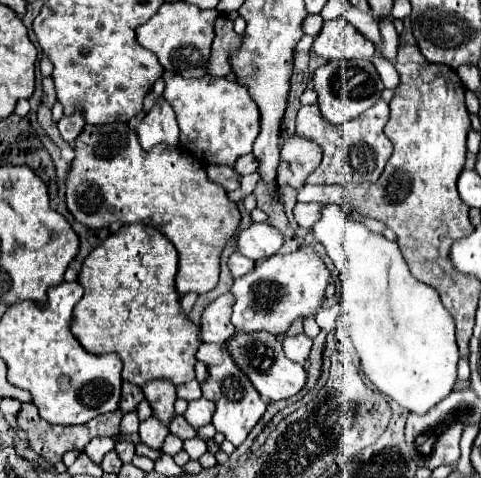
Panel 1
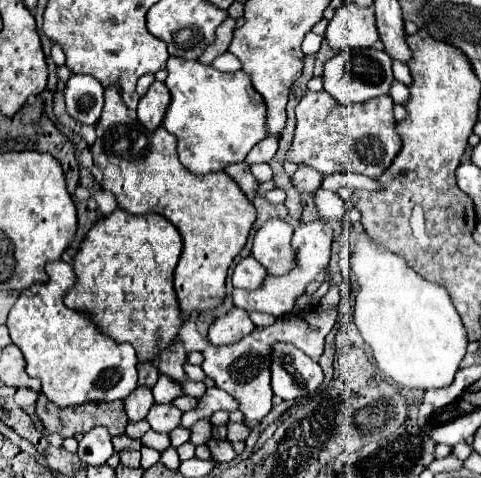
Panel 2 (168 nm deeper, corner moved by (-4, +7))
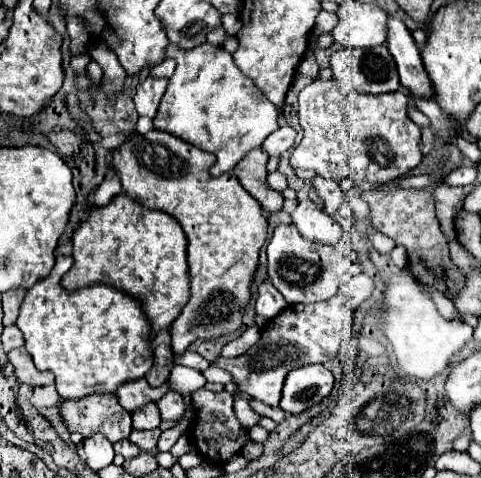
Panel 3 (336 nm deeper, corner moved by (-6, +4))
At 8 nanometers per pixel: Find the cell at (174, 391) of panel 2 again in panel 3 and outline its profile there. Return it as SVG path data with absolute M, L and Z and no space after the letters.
M174 365L172 371L170 371L170 377L166 381L170 385L170 391L182 395L182 397L188 397L192 395L194 391L202 389L206 385L206 379L200 371L196 369L190 369L190 367L184 367L184 365Z

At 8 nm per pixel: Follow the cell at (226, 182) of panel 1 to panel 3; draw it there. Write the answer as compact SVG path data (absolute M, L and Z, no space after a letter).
M256 149L248 153L232 169L232 173L238 177L242 187L262 205L264 213L274 213L282 209L282 195L270 189L266 183L266 161L268 161L268 155L262 153L262 149Z

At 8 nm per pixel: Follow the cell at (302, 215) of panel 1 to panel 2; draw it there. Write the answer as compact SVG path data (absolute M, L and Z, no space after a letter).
M320 188L314 194L314 202L316 202L316 208L318 208L322 220L344 220L346 218L348 204L340 198L338 192L330 192L330 190Z

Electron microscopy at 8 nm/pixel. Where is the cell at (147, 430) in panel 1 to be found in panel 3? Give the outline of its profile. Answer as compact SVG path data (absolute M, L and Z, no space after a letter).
M166 393L156 405L160 409L160 419L162 421L178 421L178 419L182 419L182 415L186 411L184 399L176 393Z

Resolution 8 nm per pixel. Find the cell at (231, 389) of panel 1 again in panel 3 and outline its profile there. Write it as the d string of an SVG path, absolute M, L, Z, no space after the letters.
M356 275L348 285L340 287L334 299L310 303L310 305L290 305L276 319L268 321L262 329L260 343L252 345L248 353L238 355L236 359L216 357L212 365L228 371L238 389L252 399L258 399L270 407L276 407L282 393L284 377L290 369L310 365L310 363L328 363L338 355L340 343L344 341L344 303L356 303L356 309L372 295L374 283L366 275Z

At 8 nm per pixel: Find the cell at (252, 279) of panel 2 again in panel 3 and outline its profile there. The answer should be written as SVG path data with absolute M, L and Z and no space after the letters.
M266 279L264 283L258 285L258 297L256 297L256 313L262 315L264 319L274 319L280 311L286 309L284 297L274 289L274 285Z

